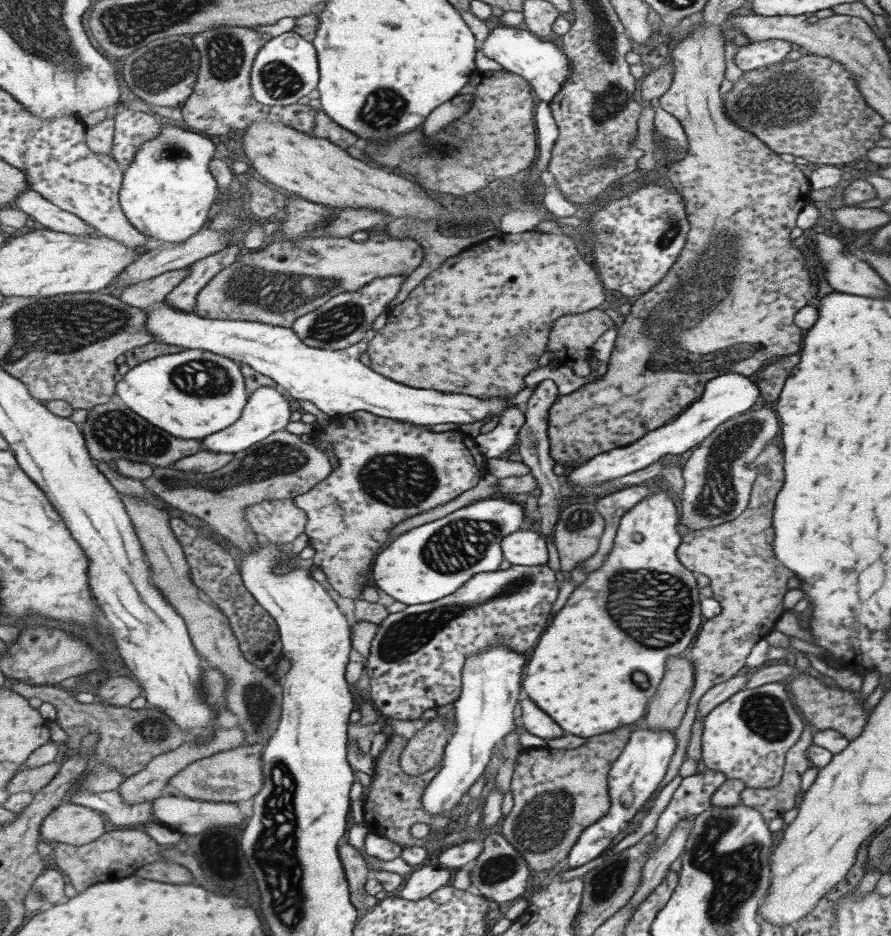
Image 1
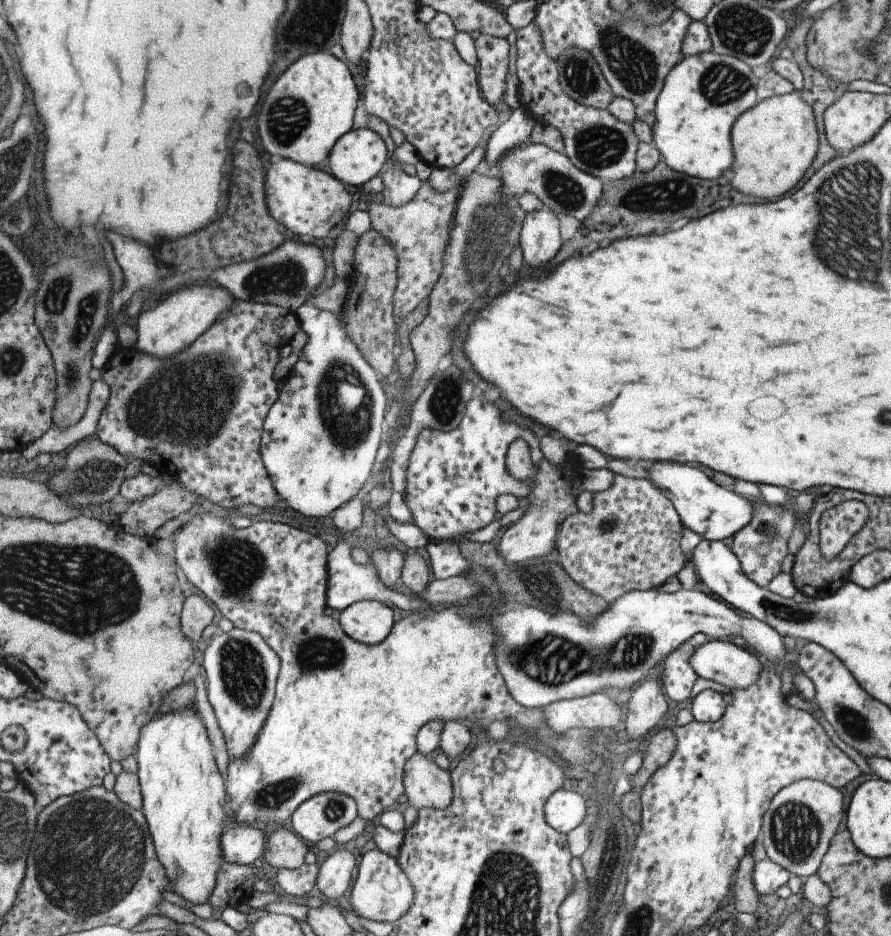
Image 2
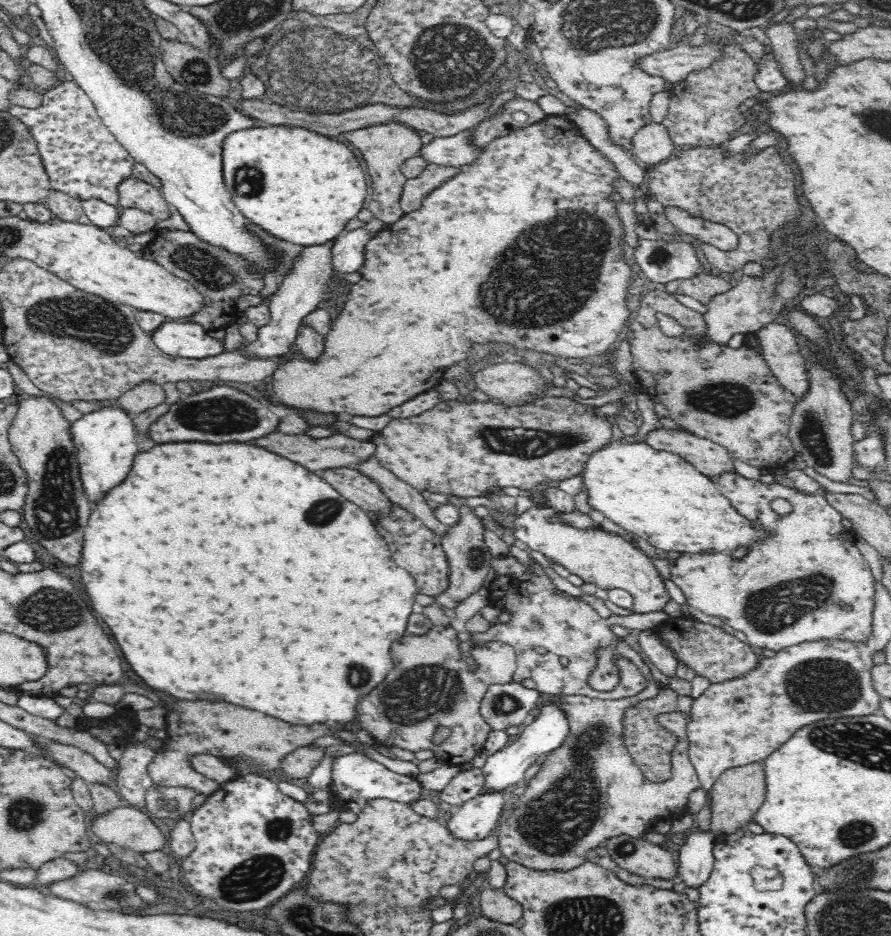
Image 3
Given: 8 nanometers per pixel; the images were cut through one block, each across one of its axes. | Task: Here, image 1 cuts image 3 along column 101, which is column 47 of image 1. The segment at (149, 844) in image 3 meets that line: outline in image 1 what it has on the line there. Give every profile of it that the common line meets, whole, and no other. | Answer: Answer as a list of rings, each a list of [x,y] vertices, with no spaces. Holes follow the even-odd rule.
[[[73,802],[63,804],[43,824],[43,838],[57,844],[85,846],[101,840],[109,834],[109,818],[99,810],[77,806]]]

